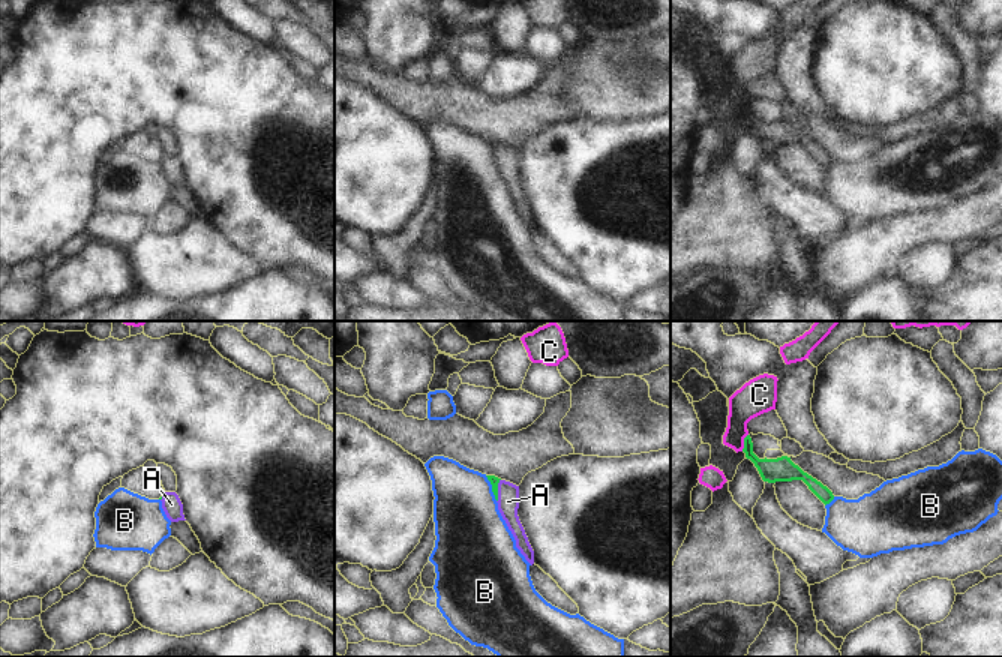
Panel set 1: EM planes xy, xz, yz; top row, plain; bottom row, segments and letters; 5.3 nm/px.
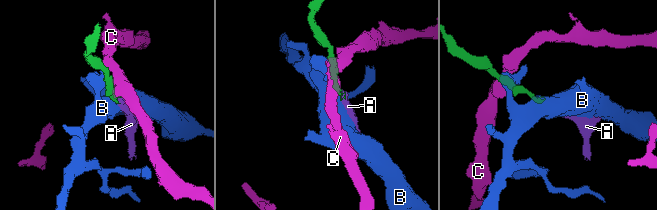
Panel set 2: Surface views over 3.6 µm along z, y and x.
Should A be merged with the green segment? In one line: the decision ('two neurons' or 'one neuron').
one neuron

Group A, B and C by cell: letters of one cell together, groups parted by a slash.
A / B / C

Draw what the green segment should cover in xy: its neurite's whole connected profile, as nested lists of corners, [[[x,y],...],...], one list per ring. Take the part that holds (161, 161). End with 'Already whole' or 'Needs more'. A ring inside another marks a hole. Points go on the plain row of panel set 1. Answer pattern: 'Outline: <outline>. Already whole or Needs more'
Outline: [[[165,156],[160,162],[162,172],[171,186],[186,184],[183,168],[176,156]]]. Needs more.

